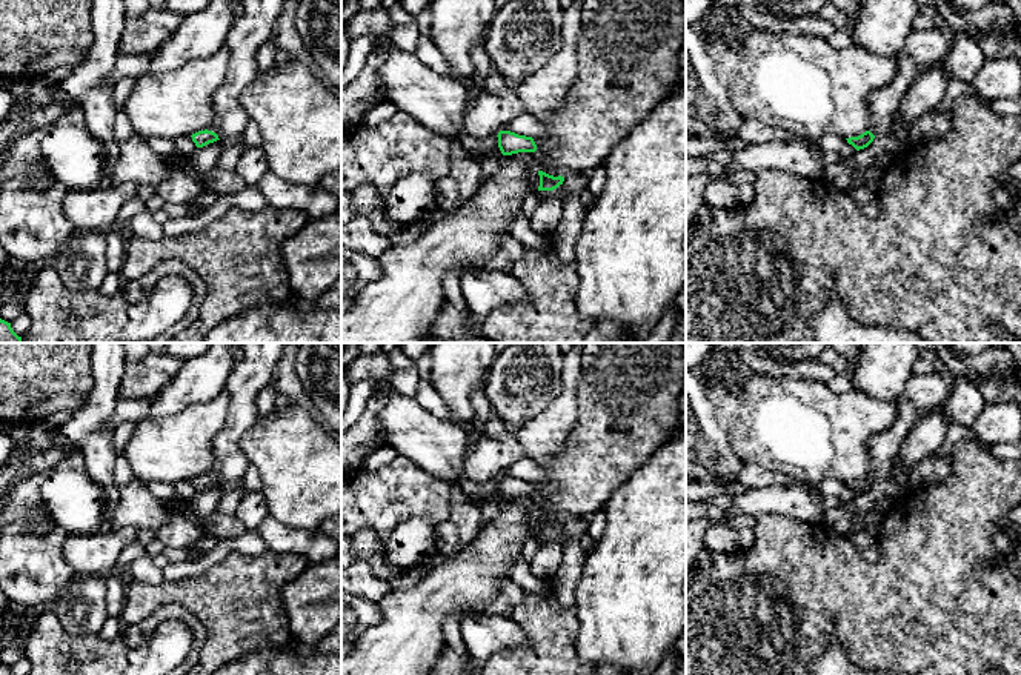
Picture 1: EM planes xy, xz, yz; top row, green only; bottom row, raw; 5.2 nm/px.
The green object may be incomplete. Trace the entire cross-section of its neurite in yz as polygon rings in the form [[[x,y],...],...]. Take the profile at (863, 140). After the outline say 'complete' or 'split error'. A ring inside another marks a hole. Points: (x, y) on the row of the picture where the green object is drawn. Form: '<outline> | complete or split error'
[[[900,51],[893,60],[896,62],[895,78],[867,95],[872,114],[869,129],[858,137],[846,138],[856,151],[867,148],[875,137],[883,135],[890,129],[903,97],[913,86],[920,74],[915,62],[904,51]]] | split error

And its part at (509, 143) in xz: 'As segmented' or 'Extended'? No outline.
As segmented

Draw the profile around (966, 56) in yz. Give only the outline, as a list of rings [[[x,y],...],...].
[[[981,26],[975,35],[963,31],[955,34],[950,51],[943,62],[950,78],[956,78],[966,83],[973,81],[975,74],[986,62],[979,37],[989,31],[992,31],[992,28]]]

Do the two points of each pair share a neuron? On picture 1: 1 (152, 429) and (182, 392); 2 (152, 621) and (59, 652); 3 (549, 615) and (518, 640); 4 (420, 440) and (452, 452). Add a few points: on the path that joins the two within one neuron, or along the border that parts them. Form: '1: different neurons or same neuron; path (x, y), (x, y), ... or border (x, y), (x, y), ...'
1: different neurons; border (197, 402), (176, 412), (148, 418)
2: different neurons; border (156, 628), (139, 645), (128, 645), (120, 637)
3: different neurons; border (506, 615), (518, 626), (526, 643), (494, 655)
4: same neuron; path (428, 440), (445, 452)

